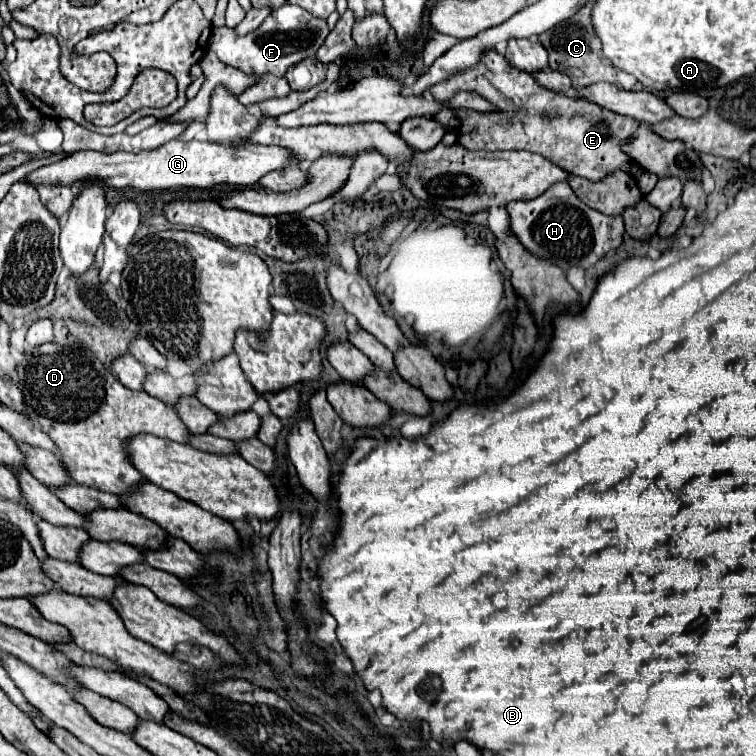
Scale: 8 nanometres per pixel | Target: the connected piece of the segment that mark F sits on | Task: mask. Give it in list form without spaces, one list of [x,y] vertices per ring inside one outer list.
[[[281,6],[273,10],[255,32],[245,36],[237,36],[227,26],[213,28],[209,38],[209,48],[217,54],[221,62],[225,62],[227,66],[239,68],[247,74],[283,76],[289,66],[313,56],[321,48],[327,34],[329,34],[329,28],[325,20],[315,18],[313,14],[297,6]]]

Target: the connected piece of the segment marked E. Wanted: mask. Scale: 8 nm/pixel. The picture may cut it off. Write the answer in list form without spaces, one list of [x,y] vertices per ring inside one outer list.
[[[495,50],[487,52],[477,68],[469,68],[469,72],[461,72],[461,76],[453,76],[453,80],[431,90],[433,98],[439,102],[449,102],[457,92],[479,94],[499,108],[493,112],[451,108],[461,120],[457,142],[467,150],[537,152],[563,170],[593,182],[603,180],[615,170],[629,172],[629,156],[623,152],[623,142],[635,134],[639,126],[637,120],[615,114],[591,100],[547,92],[531,74],[517,72],[517,68],[507,64],[507,60]]]

